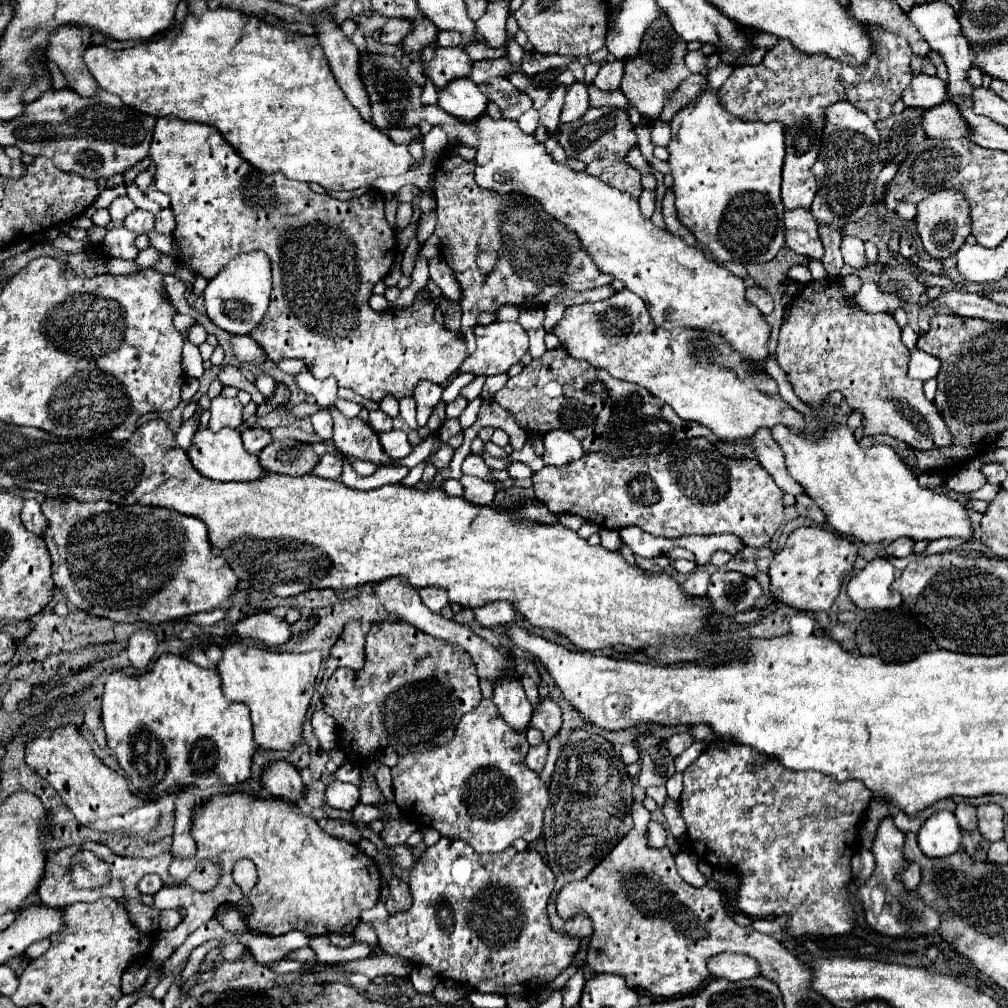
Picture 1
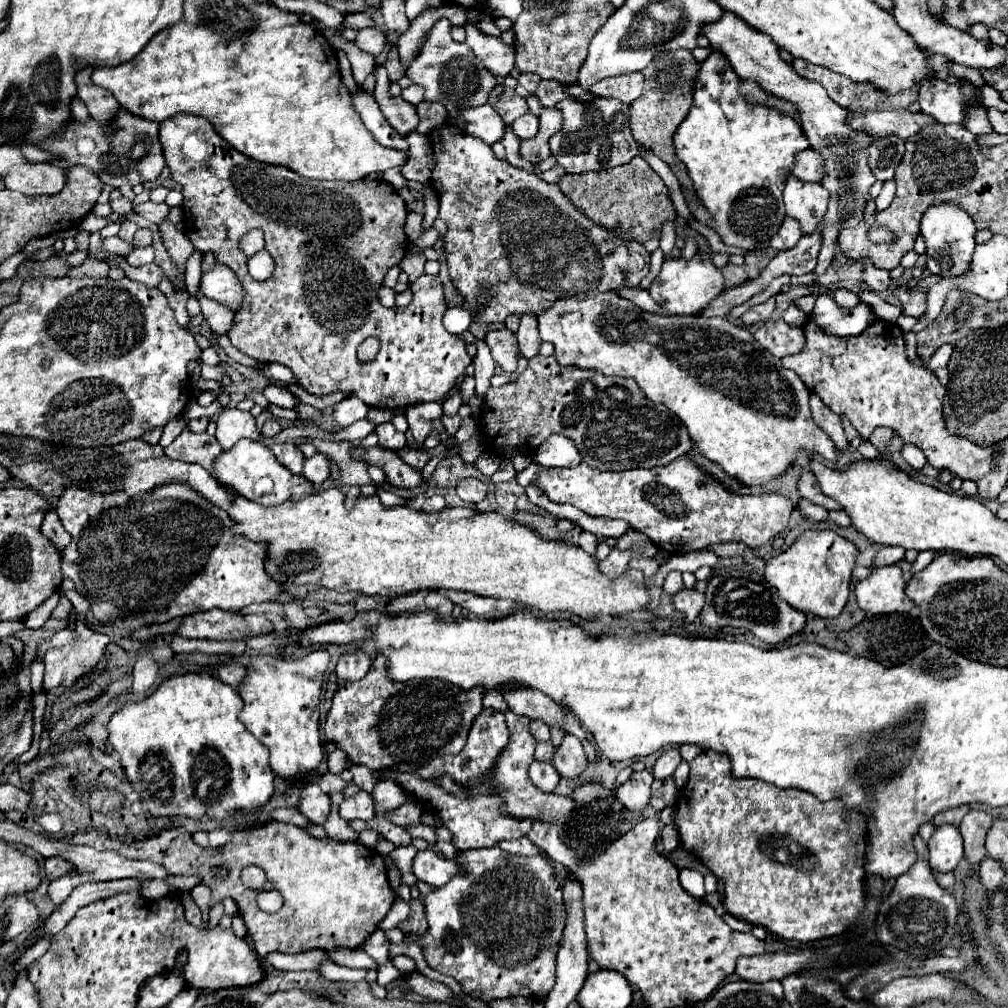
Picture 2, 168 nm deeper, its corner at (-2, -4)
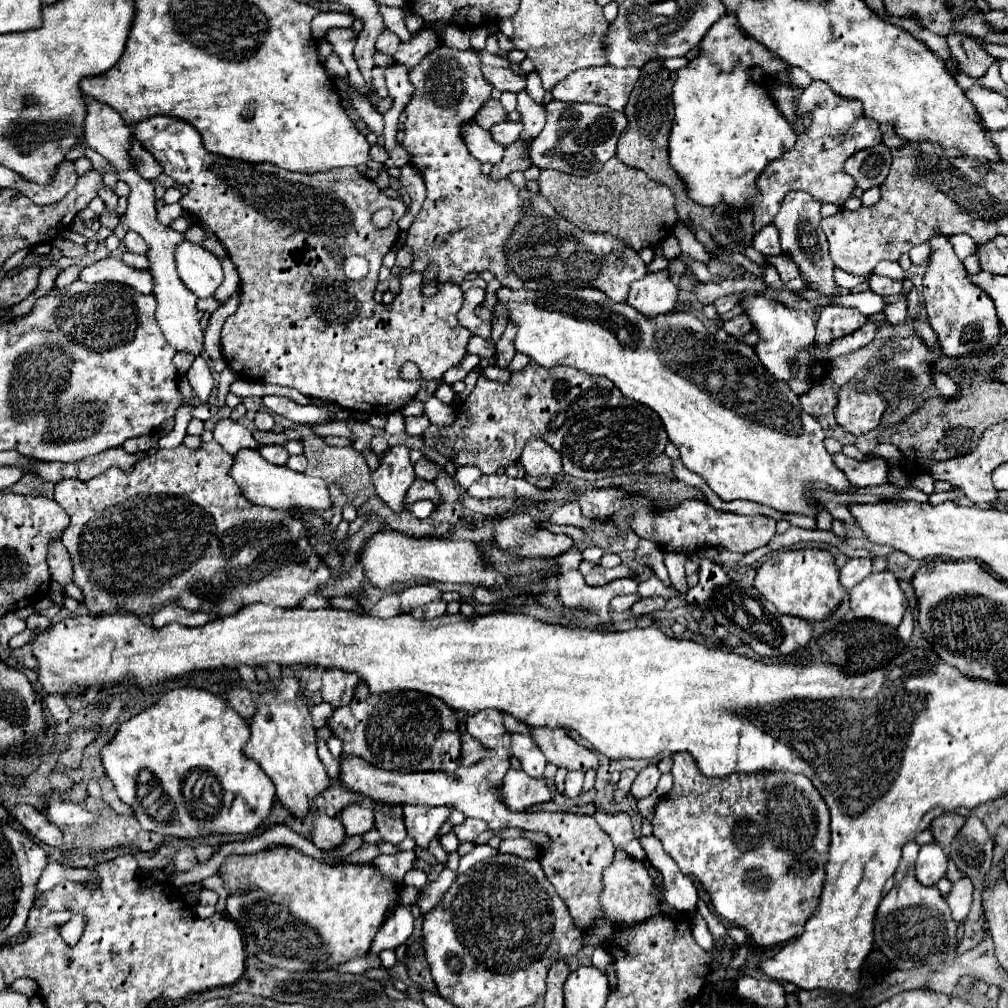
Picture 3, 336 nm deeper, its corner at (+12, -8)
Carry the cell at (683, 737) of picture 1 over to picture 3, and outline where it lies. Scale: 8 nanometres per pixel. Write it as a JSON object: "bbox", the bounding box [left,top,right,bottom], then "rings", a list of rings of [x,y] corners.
{"bbox":[631,764,661,798],"rings":[[[649,764],[647,768],[643,768],[643,770],[637,774],[637,778],[635,778],[633,786],[631,786],[631,794],[633,794],[635,798],[649,796],[649,794],[655,790],[655,786],[657,786],[659,776],[661,776],[659,768],[657,768],[655,764]]]}

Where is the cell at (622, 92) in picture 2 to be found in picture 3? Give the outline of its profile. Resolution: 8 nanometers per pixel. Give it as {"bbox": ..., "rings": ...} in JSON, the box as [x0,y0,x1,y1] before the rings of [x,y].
{"bbox":[553,66,639,110],"rings":[[[593,66],[585,70],[571,72],[565,80],[561,80],[553,90],[553,98],[561,102],[591,102],[591,104],[603,104],[613,110],[623,110],[629,94],[633,90],[633,84],[639,78],[637,68],[613,68],[613,66]]]}

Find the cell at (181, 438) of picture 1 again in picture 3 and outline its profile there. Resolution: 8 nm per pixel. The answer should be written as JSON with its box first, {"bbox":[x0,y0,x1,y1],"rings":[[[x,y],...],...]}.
{"bbox":[53,442,331,620],"rings":[[[217,442],[201,444],[195,450],[181,444],[173,450],[157,450],[157,454],[151,454],[145,460],[141,460],[139,464],[135,464],[131,470],[131,482],[129,482],[129,474],[125,476],[119,468],[109,468],[107,472],[103,472],[101,476],[97,476],[93,480],[81,482],[81,480],[69,478],[69,480],[61,480],[55,486],[53,498],[69,516],[69,526],[63,530],[61,540],[63,540],[65,548],[71,556],[71,562],[73,562],[73,582],[81,588],[81,592],[85,596],[85,606],[89,608],[91,614],[127,612],[127,614],[135,614],[137,618],[143,620],[145,616],[153,616],[155,612],[159,612],[165,604],[177,604],[187,610],[199,610],[199,612],[217,614],[217,616],[237,614],[241,608],[245,608],[249,604],[257,604],[257,602],[291,608],[291,606],[297,606],[309,592],[317,590],[319,584],[329,580],[331,574],[329,574],[327,566],[323,564],[323,560],[319,558],[319,554],[315,552],[315,548],[309,544],[309,540],[305,540],[305,532],[301,532],[301,524],[297,524],[297,520],[289,520],[289,516],[285,516],[285,512],[281,512],[281,510],[249,504],[249,500],[245,500],[245,496],[241,496],[241,492],[233,484],[233,480],[229,480],[231,464],[233,464],[233,456],[227,454]]]}

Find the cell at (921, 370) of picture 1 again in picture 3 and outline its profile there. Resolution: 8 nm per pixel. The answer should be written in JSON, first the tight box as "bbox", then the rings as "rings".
{"bbox":[923,232,999,356],"rings":[[[935,232],[927,244],[931,246],[931,256],[927,260],[927,272],[923,276],[923,300],[929,316],[929,324],[937,334],[939,348],[943,354],[953,356],[953,348],[993,348],[999,340],[999,318],[993,308],[993,300],[975,286],[963,266],[955,256],[951,238]]]}

